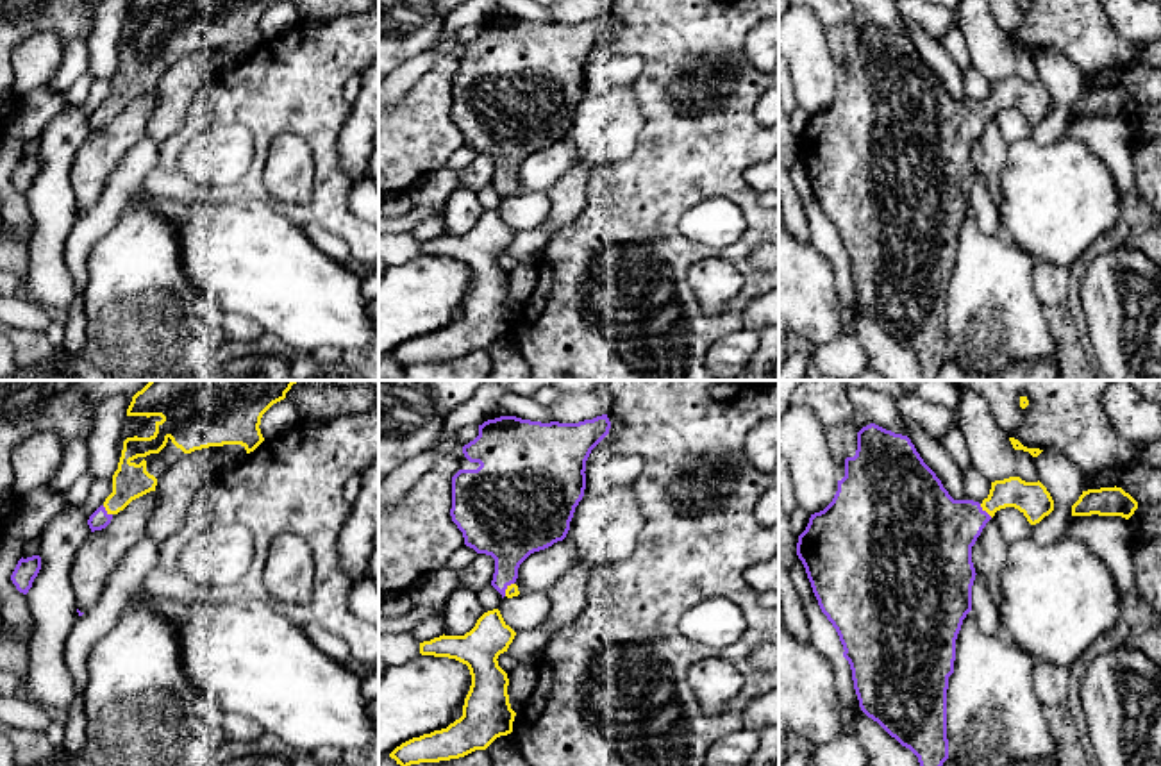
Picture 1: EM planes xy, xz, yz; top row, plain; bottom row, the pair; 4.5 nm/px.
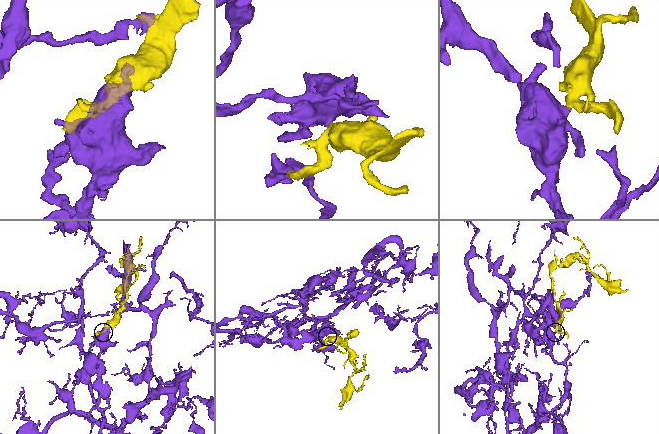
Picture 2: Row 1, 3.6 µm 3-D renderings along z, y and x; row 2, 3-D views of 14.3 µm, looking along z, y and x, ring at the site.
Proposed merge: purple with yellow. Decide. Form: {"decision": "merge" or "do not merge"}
{"decision": "merge"}

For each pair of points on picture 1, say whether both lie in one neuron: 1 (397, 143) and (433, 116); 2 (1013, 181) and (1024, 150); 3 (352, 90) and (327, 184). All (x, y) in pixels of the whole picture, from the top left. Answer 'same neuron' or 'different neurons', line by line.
1: same neuron
2: same neuron
3: different neurons

